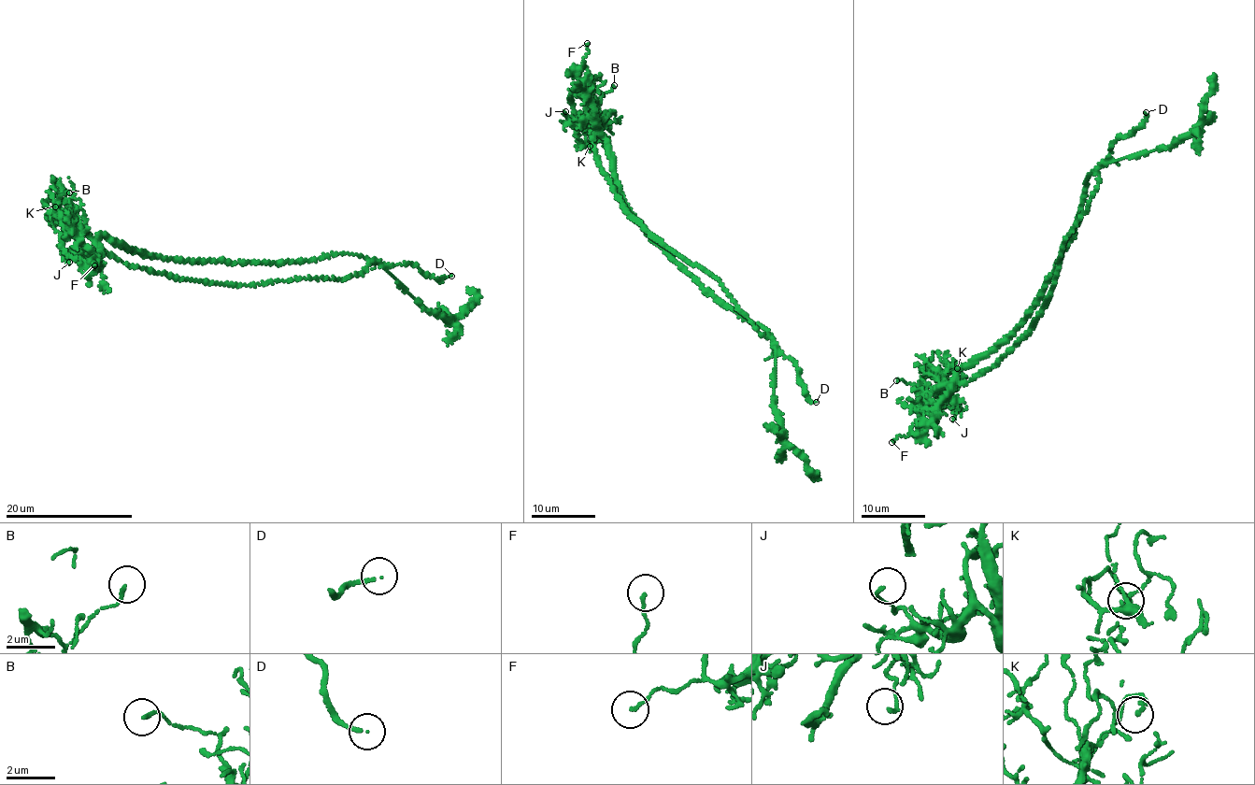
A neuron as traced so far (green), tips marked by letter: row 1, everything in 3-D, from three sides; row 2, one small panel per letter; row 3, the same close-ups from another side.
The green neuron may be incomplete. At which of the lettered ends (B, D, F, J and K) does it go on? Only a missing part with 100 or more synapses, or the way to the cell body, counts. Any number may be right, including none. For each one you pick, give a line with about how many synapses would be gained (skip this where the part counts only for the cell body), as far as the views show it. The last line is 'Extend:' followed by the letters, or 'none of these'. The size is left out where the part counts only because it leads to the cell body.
Extend: D

